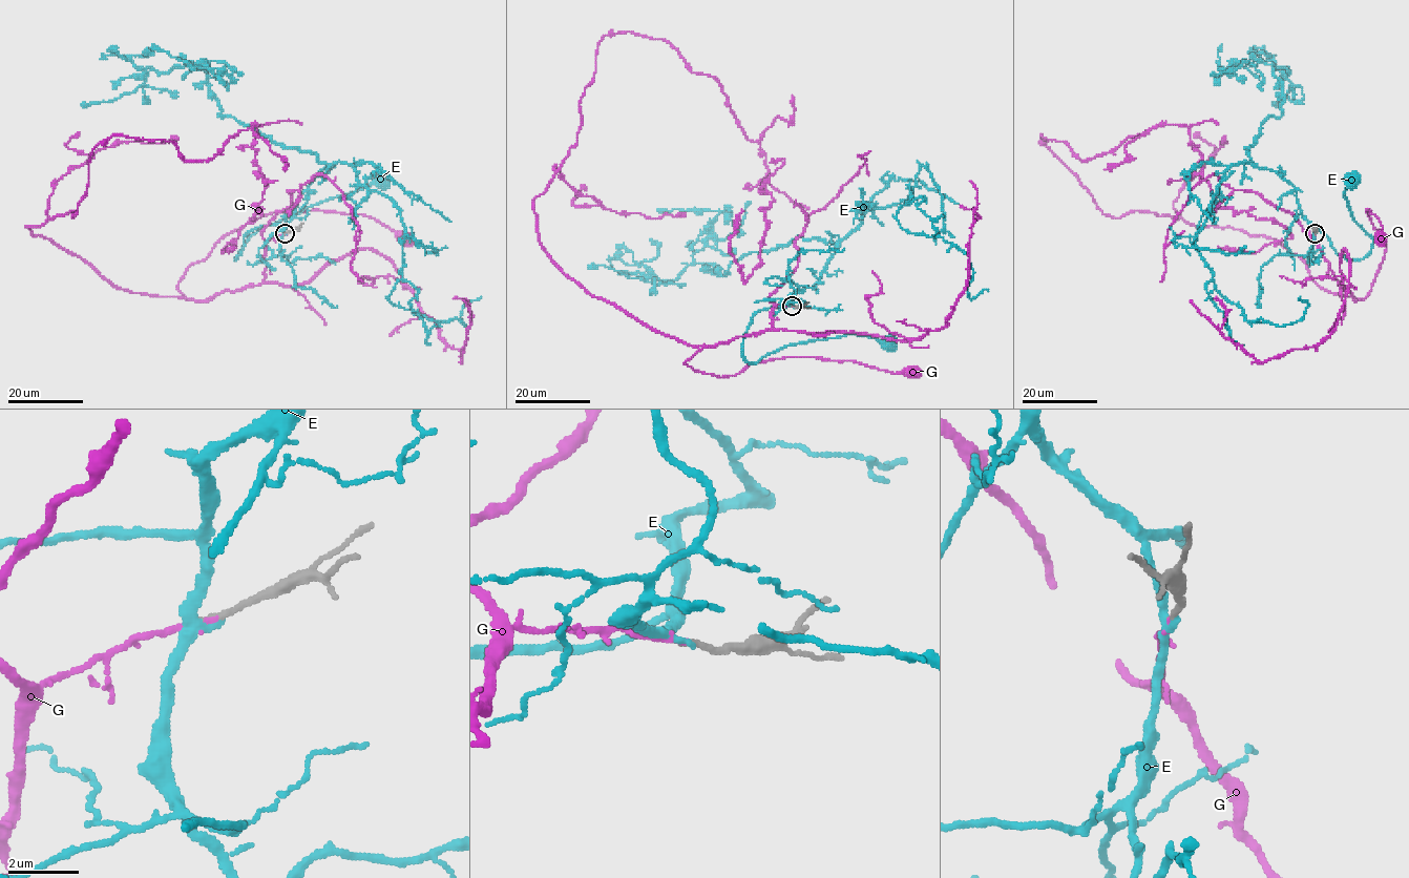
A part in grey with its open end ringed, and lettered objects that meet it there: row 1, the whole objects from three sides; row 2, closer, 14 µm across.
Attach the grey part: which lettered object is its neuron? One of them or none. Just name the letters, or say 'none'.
G

